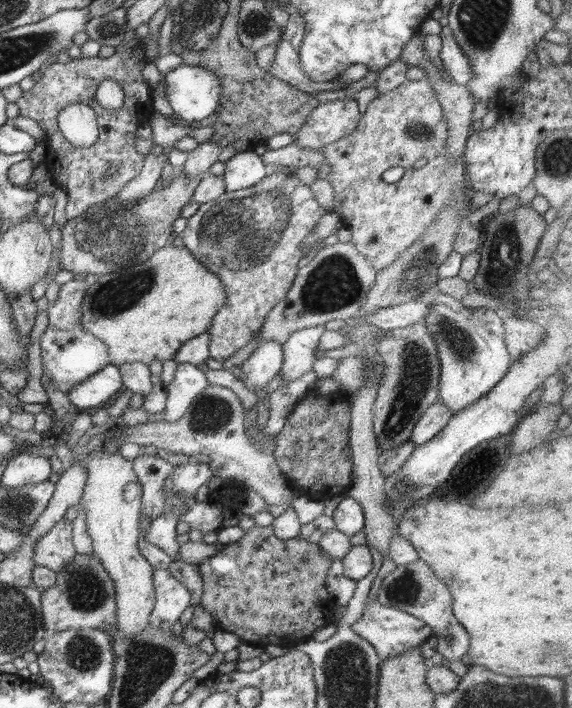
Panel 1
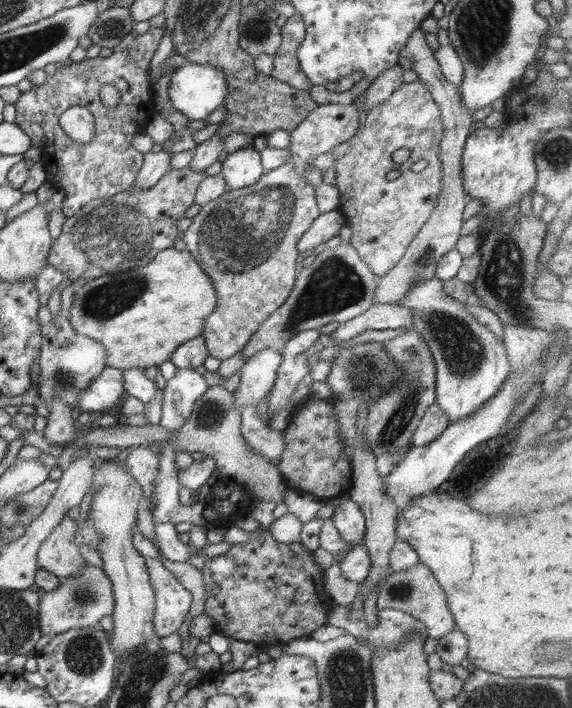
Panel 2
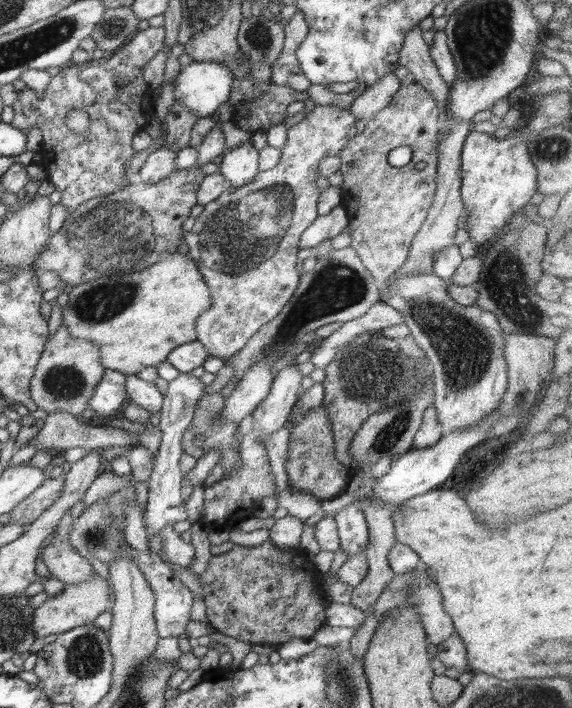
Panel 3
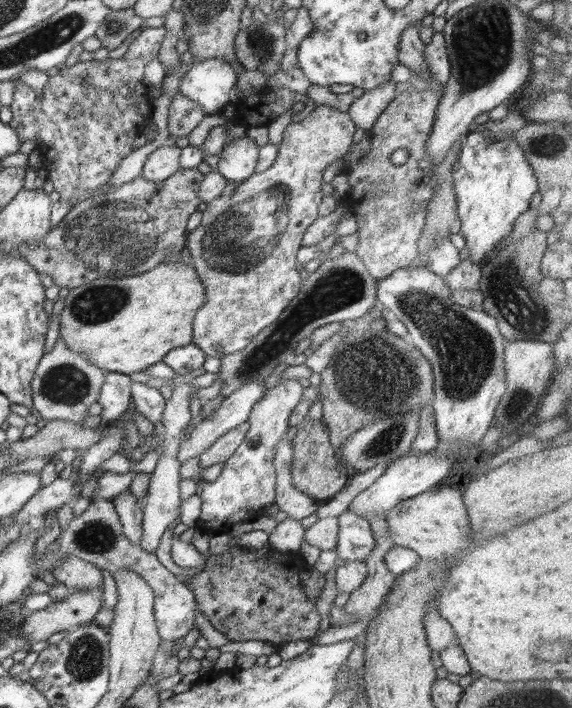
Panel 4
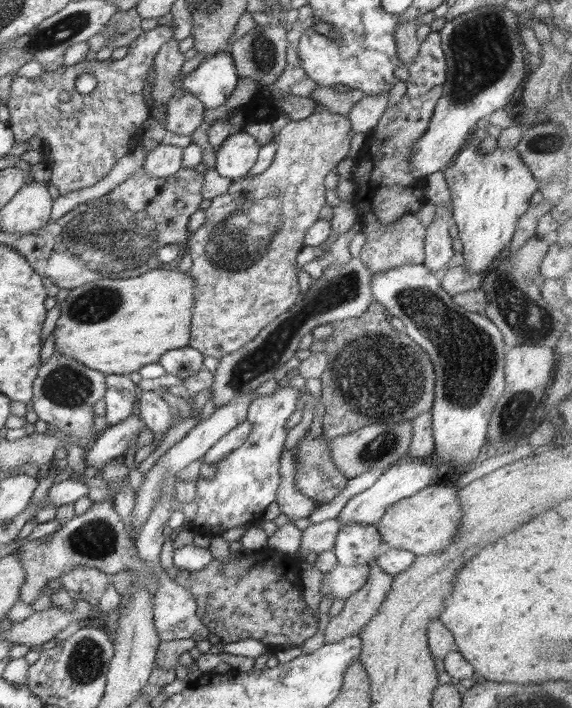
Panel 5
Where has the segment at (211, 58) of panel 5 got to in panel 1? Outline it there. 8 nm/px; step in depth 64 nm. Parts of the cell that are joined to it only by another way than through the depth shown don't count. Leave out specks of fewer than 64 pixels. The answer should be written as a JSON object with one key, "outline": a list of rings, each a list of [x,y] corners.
{"outline":[[[183,63],[163,78],[166,96],[178,118],[192,123],[217,112],[221,80],[210,69]]]}

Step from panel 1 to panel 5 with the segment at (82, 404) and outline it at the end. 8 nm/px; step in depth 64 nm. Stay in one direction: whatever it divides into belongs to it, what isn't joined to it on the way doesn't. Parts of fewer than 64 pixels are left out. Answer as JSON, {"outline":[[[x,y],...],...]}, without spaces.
{"outline":[[[106,375],[106,395],[102,401],[106,405],[108,425],[115,425],[135,414],[137,386],[128,375]]]}

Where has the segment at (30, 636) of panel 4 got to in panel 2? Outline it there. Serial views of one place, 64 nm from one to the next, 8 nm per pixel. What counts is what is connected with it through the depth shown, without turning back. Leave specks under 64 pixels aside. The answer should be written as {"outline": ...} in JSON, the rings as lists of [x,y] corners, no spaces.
{"outline":[[[85,564],[85,568],[81,568],[77,576],[65,578],[56,590],[46,592],[40,598],[38,615],[40,630],[44,634],[62,633],[73,628],[100,627],[100,619],[115,612],[113,595],[111,580],[105,575],[103,569]]]}

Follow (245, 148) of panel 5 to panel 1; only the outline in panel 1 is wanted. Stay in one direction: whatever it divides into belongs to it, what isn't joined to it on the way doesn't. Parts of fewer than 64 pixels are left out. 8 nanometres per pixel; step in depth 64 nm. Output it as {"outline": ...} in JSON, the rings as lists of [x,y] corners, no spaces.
{"outline":[[[251,148],[236,153],[225,162],[223,179],[228,192],[250,188],[258,184],[270,169],[258,153]]]}

